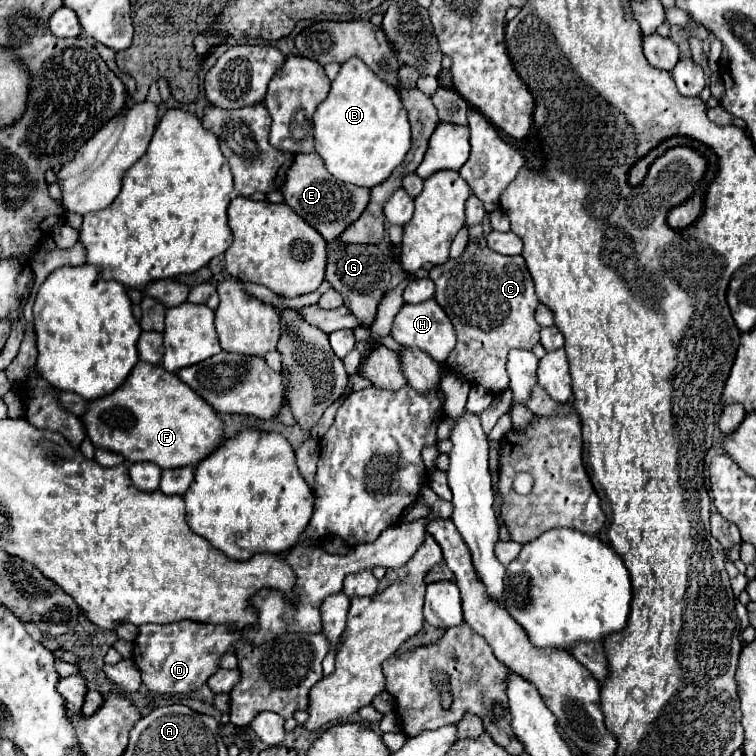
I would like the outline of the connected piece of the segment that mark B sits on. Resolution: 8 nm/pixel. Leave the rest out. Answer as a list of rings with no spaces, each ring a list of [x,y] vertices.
[[[350,58],[344,62],[326,100],[314,112],[314,150],[334,178],[362,188],[382,184],[410,150],[410,124],[398,92],[384,84],[370,68],[366,68],[366,64],[362,64],[362,60]]]

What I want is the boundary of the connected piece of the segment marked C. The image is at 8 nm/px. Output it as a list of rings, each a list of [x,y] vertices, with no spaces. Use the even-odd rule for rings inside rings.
[[[470,240],[458,260],[432,266],[430,278],[436,284],[434,298],[444,308],[458,334],[458,344],[446,364],[472,384],[480,384],[494,394],[506,390],[508,352],[512,348],[532,350],[540,342],[540,326],[534,320],[534,310],[540,300],[524,258],[496,254]]]

